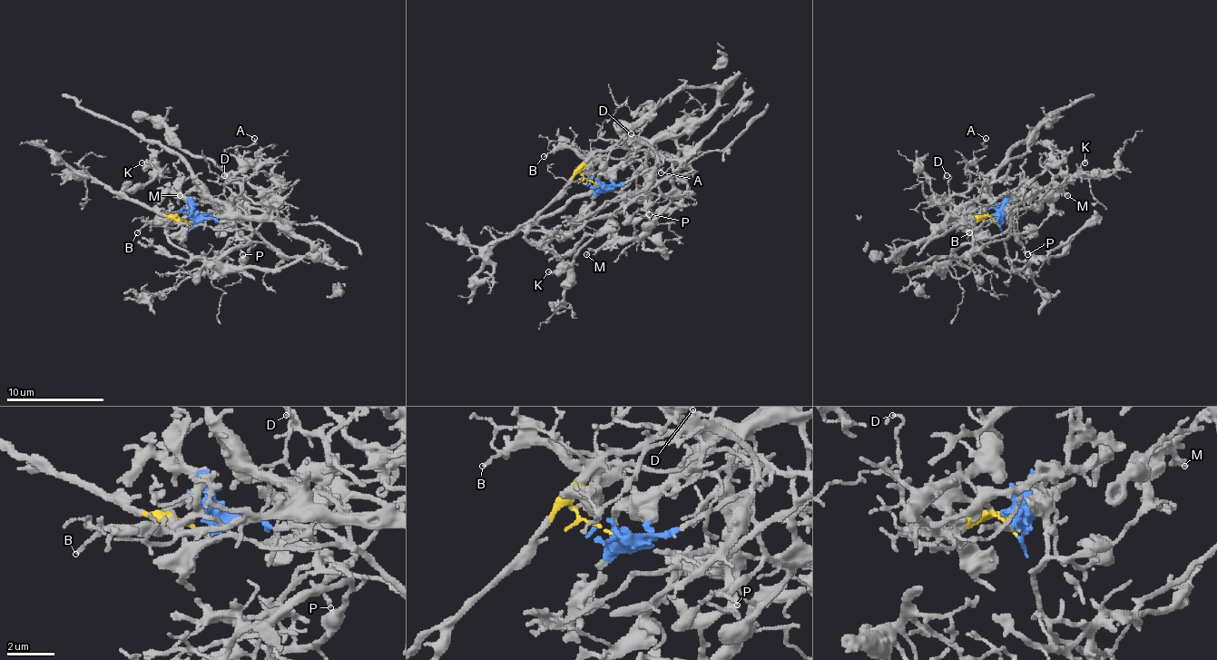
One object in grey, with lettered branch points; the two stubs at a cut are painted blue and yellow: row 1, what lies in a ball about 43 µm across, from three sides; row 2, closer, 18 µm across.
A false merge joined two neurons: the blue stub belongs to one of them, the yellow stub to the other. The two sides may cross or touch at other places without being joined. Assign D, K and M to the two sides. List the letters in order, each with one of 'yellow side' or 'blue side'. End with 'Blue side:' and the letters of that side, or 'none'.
D: yellow side
K: yellow side
M: blue side
Blue side: M

